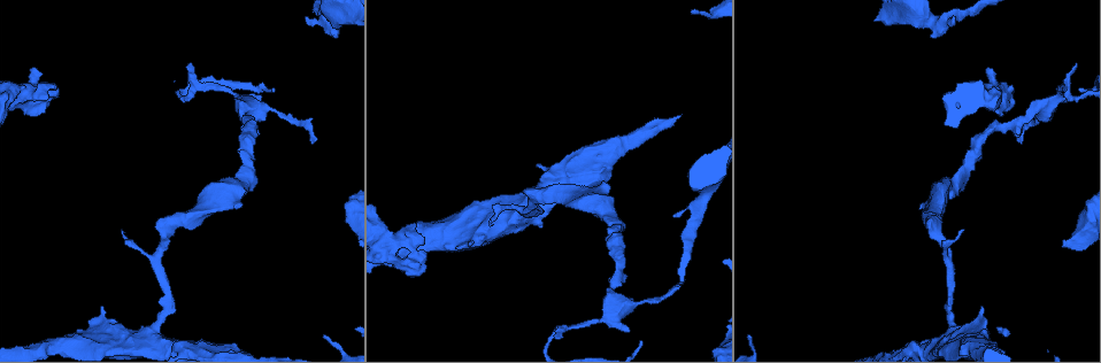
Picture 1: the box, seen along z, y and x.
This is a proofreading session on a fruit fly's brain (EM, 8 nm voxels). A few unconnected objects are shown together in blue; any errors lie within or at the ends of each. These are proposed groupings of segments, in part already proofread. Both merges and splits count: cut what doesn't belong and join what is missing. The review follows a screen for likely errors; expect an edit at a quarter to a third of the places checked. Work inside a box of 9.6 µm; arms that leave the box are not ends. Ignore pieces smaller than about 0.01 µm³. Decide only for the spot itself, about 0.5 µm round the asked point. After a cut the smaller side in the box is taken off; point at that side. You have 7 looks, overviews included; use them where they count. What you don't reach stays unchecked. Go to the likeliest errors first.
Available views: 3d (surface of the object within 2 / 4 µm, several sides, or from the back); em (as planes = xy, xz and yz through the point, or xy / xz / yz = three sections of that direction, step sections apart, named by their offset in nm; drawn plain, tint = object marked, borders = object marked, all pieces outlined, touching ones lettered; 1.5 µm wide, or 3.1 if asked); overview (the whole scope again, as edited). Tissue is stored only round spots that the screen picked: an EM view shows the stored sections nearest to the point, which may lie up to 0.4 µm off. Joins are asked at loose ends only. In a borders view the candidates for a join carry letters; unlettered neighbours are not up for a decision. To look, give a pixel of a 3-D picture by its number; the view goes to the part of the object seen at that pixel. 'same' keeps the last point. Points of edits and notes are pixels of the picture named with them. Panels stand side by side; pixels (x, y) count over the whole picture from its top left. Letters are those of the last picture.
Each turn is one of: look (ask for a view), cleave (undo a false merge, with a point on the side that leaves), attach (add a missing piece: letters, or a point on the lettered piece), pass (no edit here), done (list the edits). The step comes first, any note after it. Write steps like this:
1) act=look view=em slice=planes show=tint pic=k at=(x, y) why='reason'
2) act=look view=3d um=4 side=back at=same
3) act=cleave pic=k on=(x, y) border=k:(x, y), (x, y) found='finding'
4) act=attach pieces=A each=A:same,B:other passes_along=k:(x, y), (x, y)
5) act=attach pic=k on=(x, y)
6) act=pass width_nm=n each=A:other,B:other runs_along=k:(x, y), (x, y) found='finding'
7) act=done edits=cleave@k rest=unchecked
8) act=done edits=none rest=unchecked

act=look view=3d um=4 pic=1 at=(962, 230) why='thin end'

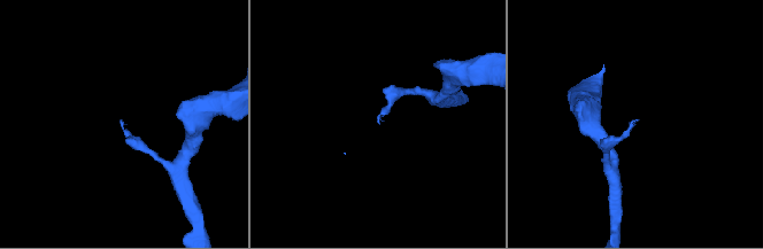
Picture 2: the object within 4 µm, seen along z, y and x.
act=look view=em slice=xy step=8 show=tint pic=2 at=(121, 121) why='shape alone is not enough'

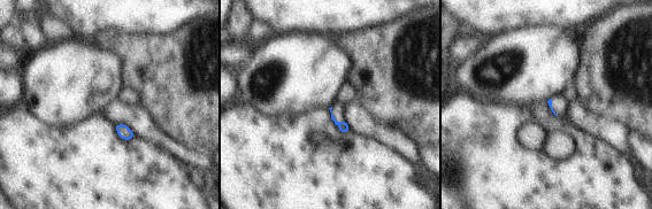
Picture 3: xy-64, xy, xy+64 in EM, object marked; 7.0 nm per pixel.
act=look view=em slice=xy step=8 show=borders at=same why='what lies round it'

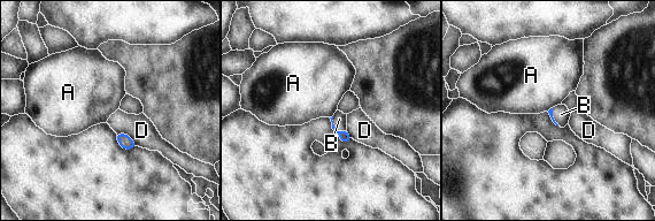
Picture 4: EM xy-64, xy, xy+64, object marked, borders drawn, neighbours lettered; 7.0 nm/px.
act=attach pieces=B each=A:other,B:same,D:other passes_along=4:(344, 135), (336, 128), (339, 119) found='the cell continues'

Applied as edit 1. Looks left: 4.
act=look view=3d um=4 pic=1 at=(673, 215) why='branch stops here'

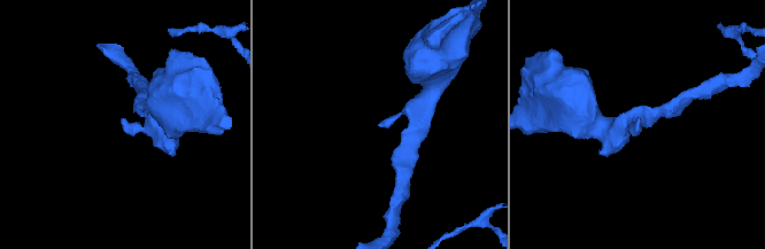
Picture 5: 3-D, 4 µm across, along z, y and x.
act=look view=em slice=planes show=borders pic=5 at=(121, 120) why='need the tissue'

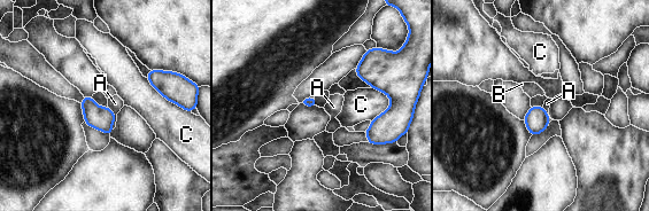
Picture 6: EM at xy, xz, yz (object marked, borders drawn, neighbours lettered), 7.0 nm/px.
act=pass longest_contact=C:170nm each=A:other,B:other,C:other border=6:(107, 107), (115, 115), (113, 129) found='no lettered piece goes on from it'

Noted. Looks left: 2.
act=done edits=attach@4 rest=unchecked

